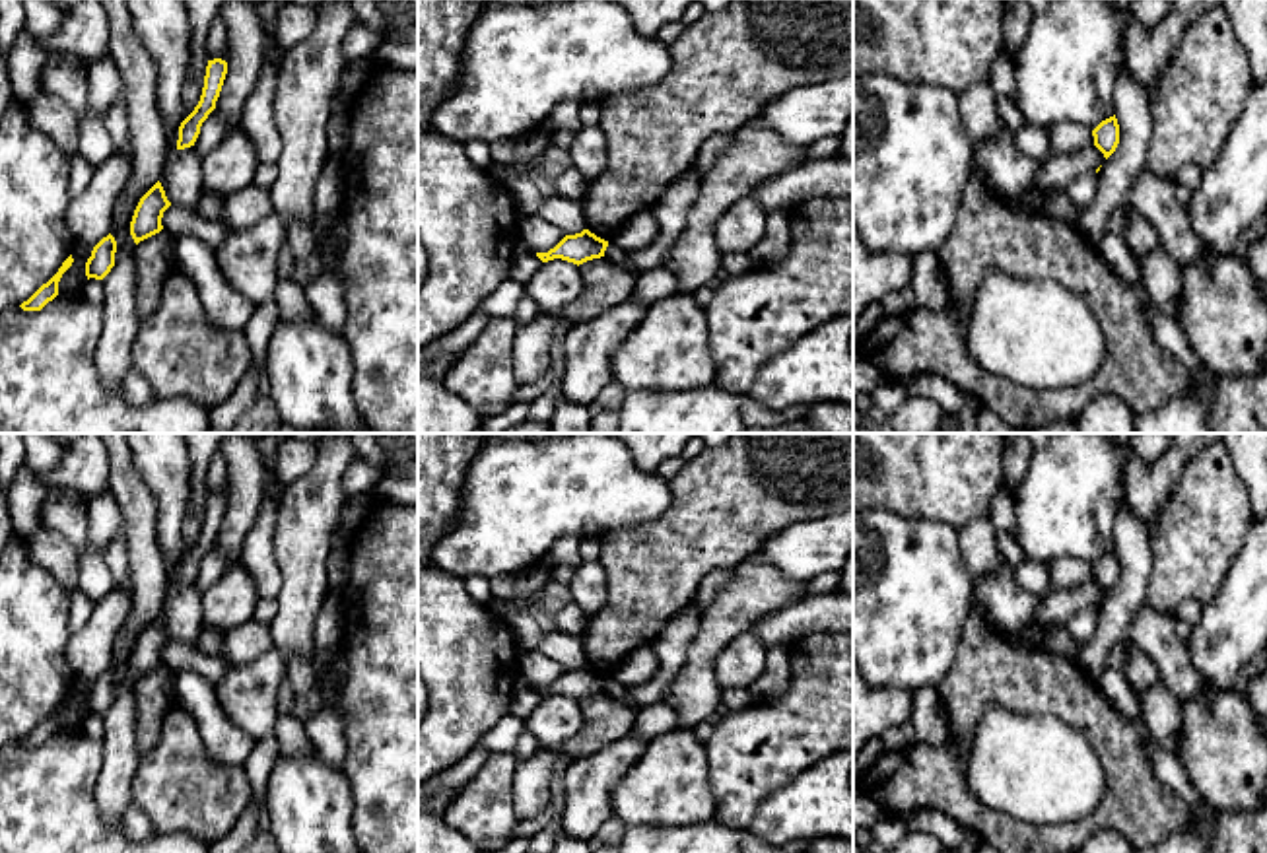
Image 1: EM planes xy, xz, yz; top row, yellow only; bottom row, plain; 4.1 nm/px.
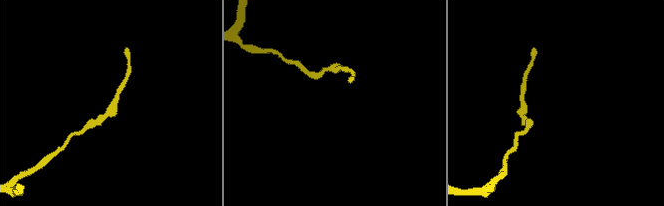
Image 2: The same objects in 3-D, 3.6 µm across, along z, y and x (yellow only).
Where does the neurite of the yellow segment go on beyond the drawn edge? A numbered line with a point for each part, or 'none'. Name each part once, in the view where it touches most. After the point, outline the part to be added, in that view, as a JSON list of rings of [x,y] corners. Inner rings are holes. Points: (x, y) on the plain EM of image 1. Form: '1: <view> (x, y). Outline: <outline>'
none

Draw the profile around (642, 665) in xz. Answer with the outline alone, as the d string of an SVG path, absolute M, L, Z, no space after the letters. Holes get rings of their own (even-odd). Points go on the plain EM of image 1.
M649 645L630 653L610 674L616 682L634 688L649 682L659 672L659 659Z

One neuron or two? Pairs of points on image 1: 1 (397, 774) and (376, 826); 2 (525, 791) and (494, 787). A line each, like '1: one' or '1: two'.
1: one
2: two

